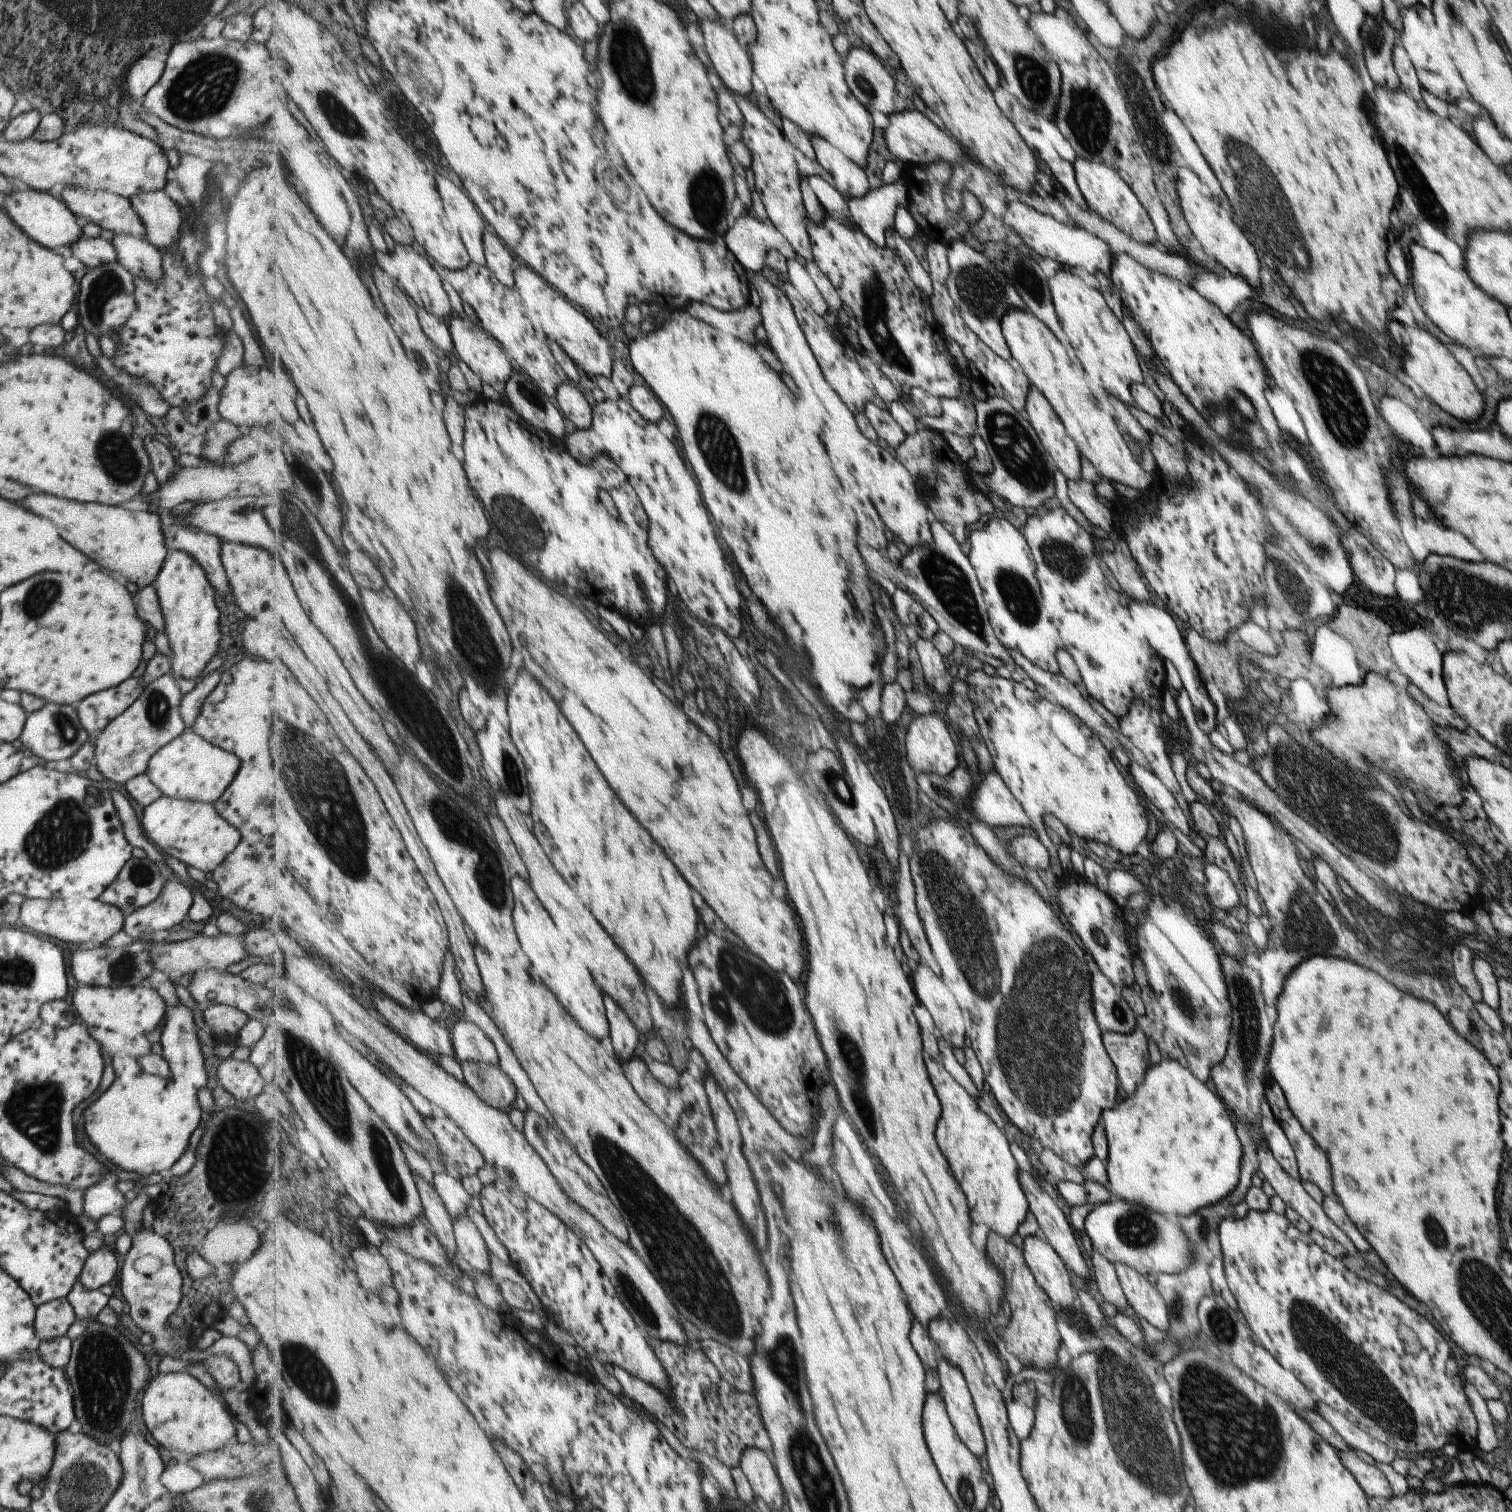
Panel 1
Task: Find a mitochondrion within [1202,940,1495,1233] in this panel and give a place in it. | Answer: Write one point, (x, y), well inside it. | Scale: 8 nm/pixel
(1249, 1021)

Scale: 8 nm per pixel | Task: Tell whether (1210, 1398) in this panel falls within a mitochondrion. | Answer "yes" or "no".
yes

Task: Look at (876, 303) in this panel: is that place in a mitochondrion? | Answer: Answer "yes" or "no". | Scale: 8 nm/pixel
yes

